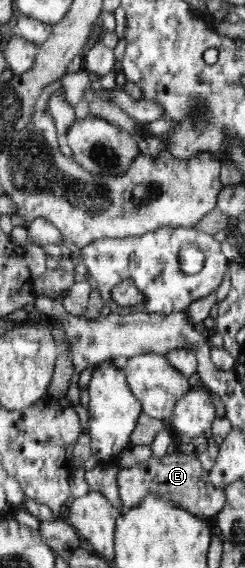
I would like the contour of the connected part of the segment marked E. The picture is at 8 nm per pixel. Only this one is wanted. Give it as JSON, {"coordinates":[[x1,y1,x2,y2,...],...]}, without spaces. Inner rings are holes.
{"coordinates":[[168,452,162,458,150,456,142,465,132,468,120,468,118,476,118,494,124,509,136,508,148,494,159,494,180,508,204,519,221,511,225,501,223,488,216,488,209,479,207,471,195,454,185,455,181,452]]}

